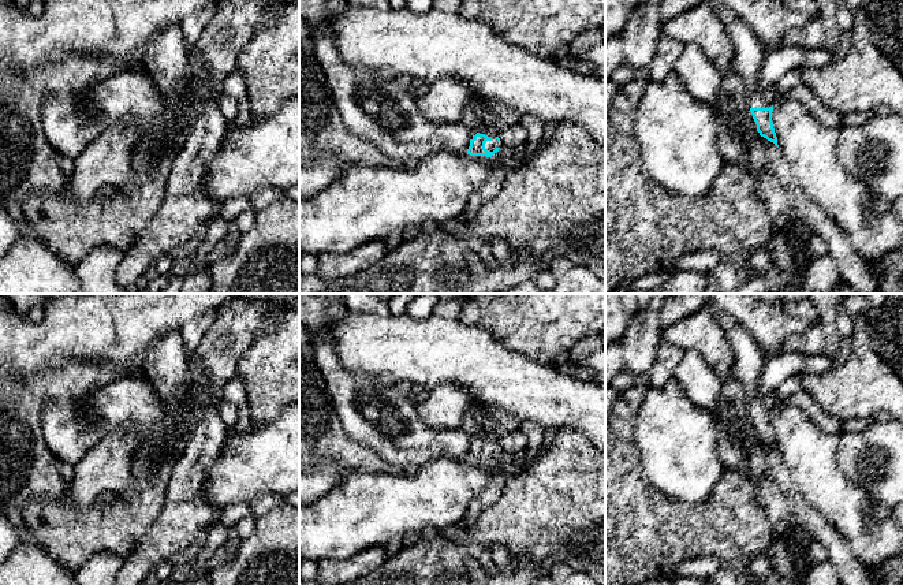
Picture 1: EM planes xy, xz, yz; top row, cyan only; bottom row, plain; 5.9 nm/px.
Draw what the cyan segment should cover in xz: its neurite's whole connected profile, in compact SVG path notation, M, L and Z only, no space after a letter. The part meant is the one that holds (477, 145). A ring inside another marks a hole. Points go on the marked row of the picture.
M477 133L474 138L470 139L467 154L492 157L495 153L499 152L500 146L501 142L497 135L485 135Z

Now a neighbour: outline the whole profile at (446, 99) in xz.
M440 78L430 85L426 94L417 97L421 115L436 123L459 123L464 105L475 94L462 81Z

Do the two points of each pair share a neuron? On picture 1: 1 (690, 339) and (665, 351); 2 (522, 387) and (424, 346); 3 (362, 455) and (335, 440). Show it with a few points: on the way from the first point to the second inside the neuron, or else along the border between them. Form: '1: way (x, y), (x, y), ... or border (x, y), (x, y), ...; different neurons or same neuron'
1: border (663, 335), (683, 350); different neurons
2: way (497, 376), (470, 357), (448, 351); same neuron
3: way (355, 455), (350, 455), (342, 447); same neuron

